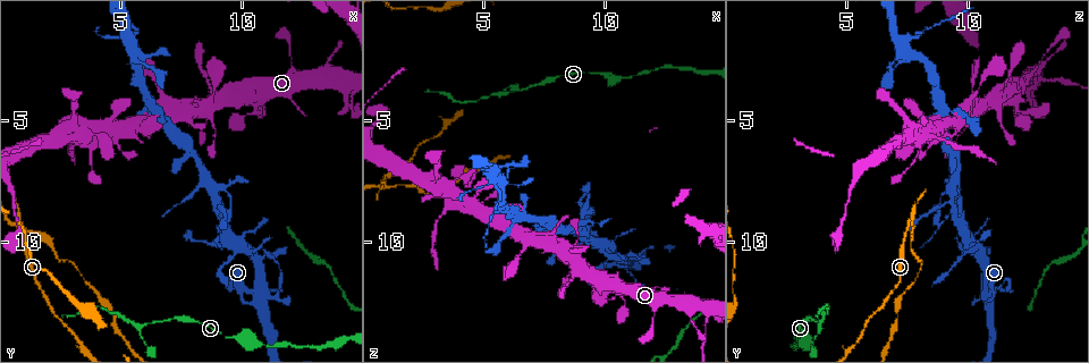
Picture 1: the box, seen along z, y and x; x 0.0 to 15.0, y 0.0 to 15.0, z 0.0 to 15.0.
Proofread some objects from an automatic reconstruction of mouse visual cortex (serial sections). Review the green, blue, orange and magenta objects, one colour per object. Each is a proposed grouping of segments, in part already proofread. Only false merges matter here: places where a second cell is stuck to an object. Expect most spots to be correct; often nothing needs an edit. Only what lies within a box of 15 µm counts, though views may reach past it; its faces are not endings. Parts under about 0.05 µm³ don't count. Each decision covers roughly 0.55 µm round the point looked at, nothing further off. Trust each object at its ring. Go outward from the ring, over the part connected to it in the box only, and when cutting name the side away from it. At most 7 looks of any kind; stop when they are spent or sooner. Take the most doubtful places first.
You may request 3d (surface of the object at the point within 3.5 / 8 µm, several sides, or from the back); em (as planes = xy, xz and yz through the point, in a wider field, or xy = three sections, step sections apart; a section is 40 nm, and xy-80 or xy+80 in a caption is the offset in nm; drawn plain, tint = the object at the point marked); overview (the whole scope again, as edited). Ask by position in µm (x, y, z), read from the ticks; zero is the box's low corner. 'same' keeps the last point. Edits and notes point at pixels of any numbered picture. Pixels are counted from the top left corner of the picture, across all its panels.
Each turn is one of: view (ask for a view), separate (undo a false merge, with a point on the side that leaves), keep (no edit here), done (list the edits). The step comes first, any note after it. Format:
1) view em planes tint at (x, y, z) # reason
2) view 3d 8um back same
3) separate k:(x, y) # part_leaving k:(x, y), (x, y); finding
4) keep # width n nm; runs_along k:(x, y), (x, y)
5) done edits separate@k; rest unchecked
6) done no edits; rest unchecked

view 3d 3.5um at (3.6, 5.6, 8.6) # calibre changes

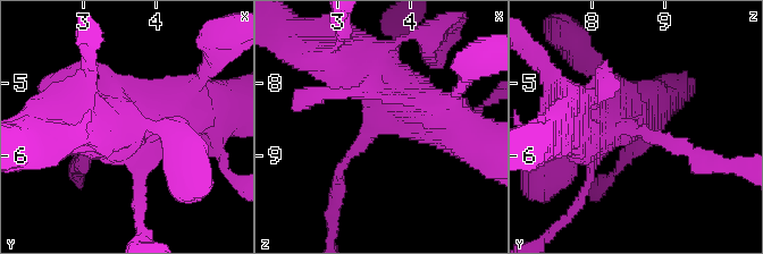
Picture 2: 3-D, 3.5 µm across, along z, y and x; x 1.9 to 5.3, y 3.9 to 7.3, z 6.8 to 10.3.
view em xy step 2 tint at (3.50, 5.65, 8.65) # now the EM

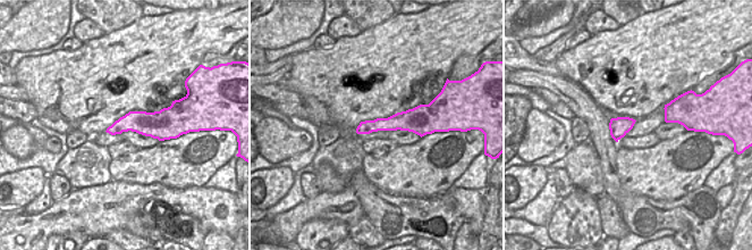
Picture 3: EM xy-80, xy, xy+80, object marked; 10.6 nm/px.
view em planes tint same # cut it another way

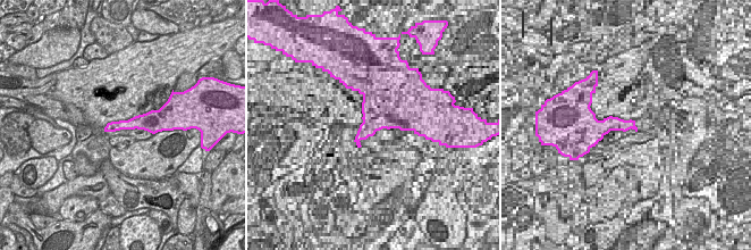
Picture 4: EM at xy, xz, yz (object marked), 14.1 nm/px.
keep # arm_widths 150, 600 nm; runs_along 2:(432, 110), (408, 99), (362, 136), (337, 183); one cell here

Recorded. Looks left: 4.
view 3d 3.5um back at (5.9, 13.4, 4.0)

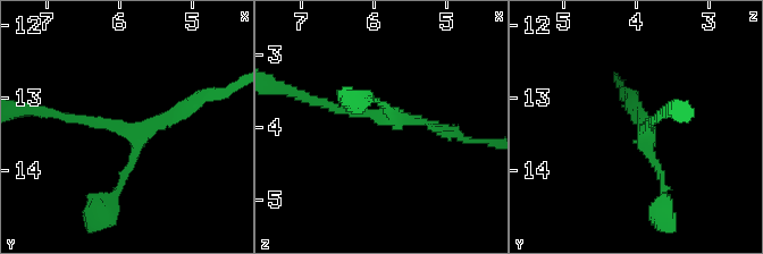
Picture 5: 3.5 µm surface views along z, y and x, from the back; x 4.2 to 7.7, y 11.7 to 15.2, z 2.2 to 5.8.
view em xy step 5 tint at (5.80, 13.50, 3.85) # arms 3; arm_widths 100, 150, 150 nm; shape alone is not enough

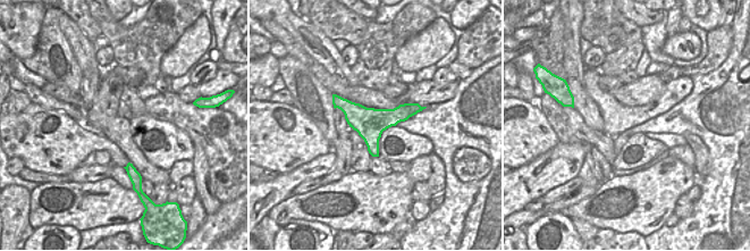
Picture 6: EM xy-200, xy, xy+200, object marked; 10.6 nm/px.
keep # all the same cell

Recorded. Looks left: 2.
done no edits; rest unchecked

